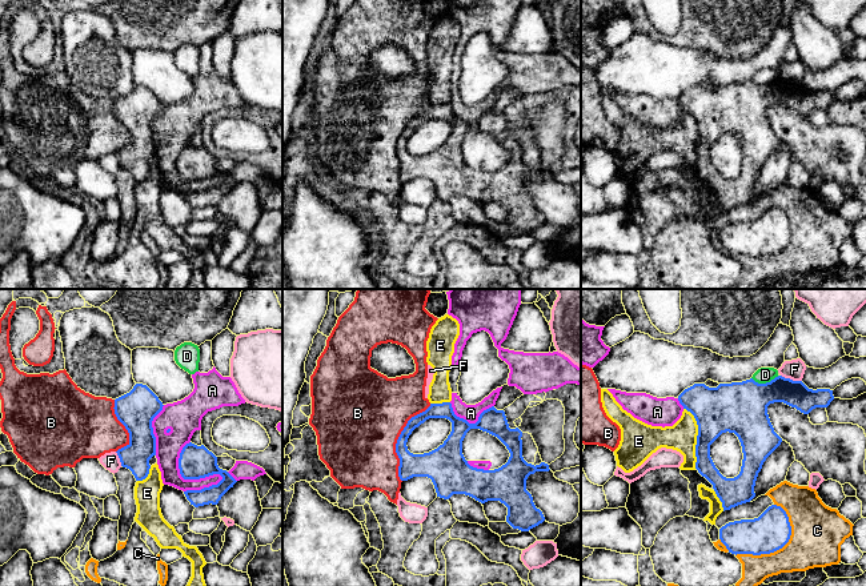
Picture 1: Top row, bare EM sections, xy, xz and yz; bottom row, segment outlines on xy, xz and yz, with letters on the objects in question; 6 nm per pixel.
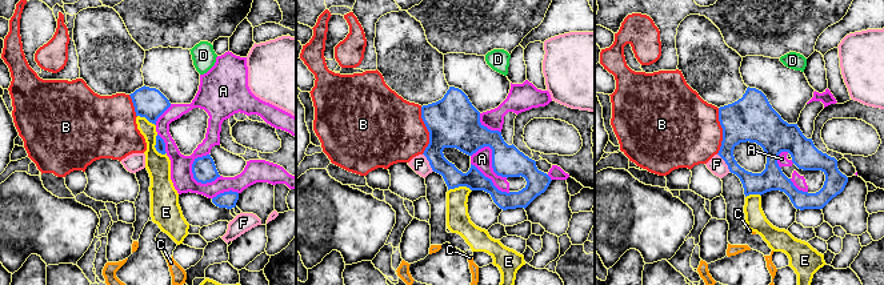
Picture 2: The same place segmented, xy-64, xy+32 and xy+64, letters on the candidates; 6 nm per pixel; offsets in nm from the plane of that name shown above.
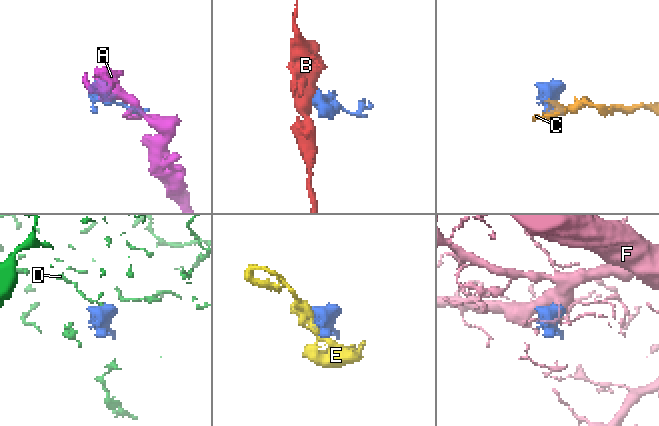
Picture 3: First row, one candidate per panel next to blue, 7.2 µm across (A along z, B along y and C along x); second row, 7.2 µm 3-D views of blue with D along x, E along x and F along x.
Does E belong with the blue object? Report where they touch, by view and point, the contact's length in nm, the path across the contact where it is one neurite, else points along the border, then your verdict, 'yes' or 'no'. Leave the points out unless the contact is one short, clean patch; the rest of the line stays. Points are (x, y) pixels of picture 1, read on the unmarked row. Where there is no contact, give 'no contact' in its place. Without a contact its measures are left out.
contact yz (697, 139); length 380 nm; no

